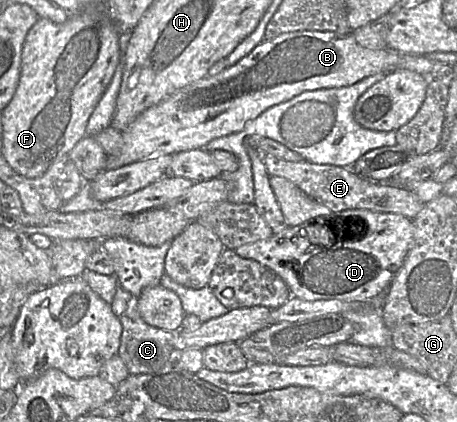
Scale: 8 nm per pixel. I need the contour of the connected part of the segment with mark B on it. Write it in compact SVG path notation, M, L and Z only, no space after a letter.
M350 28L347 33L309 30L284 33L271 40L264 40L234 65L188 84L142 112L122 132L123 147L119 155L108 155L106 170L117 169L157 155L204 149L211 140L241 131L248 121L257 118L265 110L291 100L305 91L347 87L368 76L399 69L428 74L432 71L434 62L425 56L404 54L389 48L365 48L358 44Z

